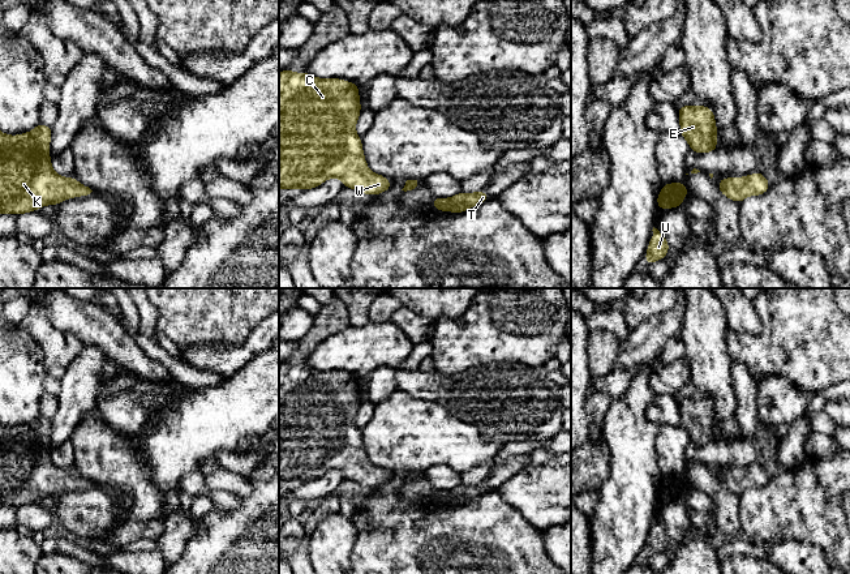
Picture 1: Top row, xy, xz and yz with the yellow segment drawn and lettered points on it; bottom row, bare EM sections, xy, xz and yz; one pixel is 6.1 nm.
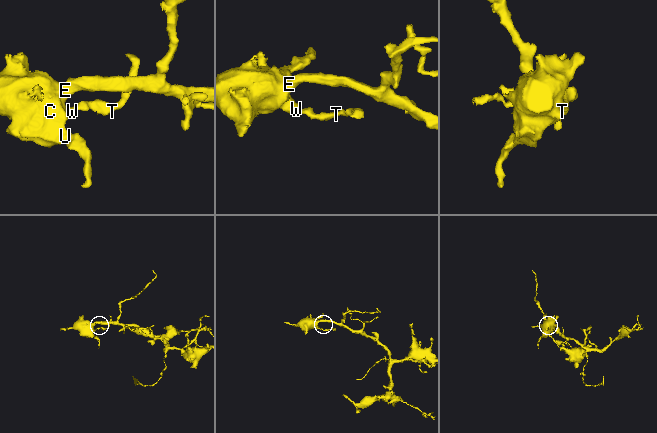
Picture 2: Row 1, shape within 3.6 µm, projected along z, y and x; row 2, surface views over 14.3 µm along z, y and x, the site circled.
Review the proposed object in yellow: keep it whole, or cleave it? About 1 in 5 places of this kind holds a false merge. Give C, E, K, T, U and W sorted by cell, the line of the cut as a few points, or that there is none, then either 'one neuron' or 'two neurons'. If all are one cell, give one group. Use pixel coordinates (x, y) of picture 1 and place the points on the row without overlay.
C E K T U W; no cut; one neuron

